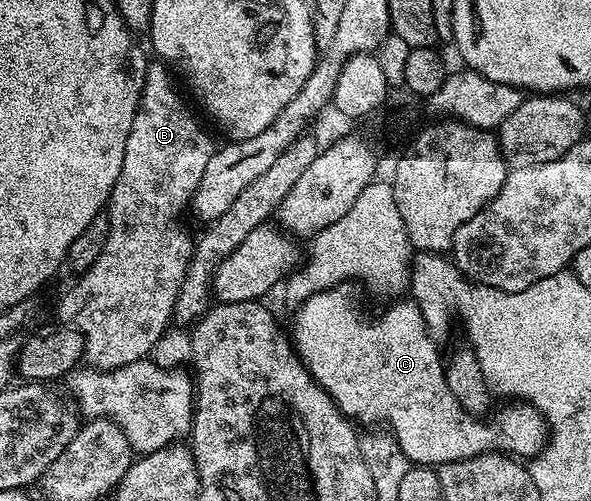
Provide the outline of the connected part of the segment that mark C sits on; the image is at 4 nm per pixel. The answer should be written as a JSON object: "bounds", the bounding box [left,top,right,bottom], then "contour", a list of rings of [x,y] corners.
{"bounds":[292,283,548,467],"contour":[[[343,283],[334,286],[333,289],[325,289],[310,297],[307,301],[301,302],[297,306],[298,314],[294,317],[294,333],[292,332],[292,344],[296,356],[302,360],[302,364],[306,366],[306,370],[314,377],[317,383],[326,394],[334,401],[334,406],[341,411],[343,415],[353,419],[362,427],[378,427],[387,421],[389,432],[392,433],[398,441],[400,448],[404,451],[404,455],[414,465],[424,465],[427,467],[437,467],[444,463],[452,463],[460,459],[472,459],[481,453],[505,453],[515,459],[533,459],[542,452],[548,440],[548,426],[545,419],[540,415],[538,409],[533,409],[531,405],[525,403],[506,403],[506,406],[497,413],[491,412],[485,419],[474,417],[468,411],[464,411],[464,407],[460,407],[460,403],[456,399],[456,395],[452,395],[452,391],[446,382],[446,370],[444,368],[444,357],[438,354],[438,349],[434,346],[435,338],[426,331],[426,324],[422,318],[422,312],[418,310],[417,305],[410,299],[398,299],[387,307],[383,313],[378,313],[369,321],[362,314],[362,309],[358,306],[358,301],[354,298],[354,293],[349,284]]]}

